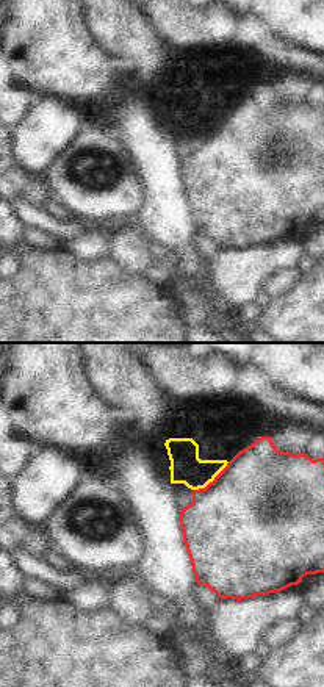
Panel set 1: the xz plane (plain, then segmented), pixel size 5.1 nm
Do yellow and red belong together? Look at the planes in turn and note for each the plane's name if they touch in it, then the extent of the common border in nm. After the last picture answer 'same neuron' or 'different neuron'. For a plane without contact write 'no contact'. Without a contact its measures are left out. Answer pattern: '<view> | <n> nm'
xz | 240 nm

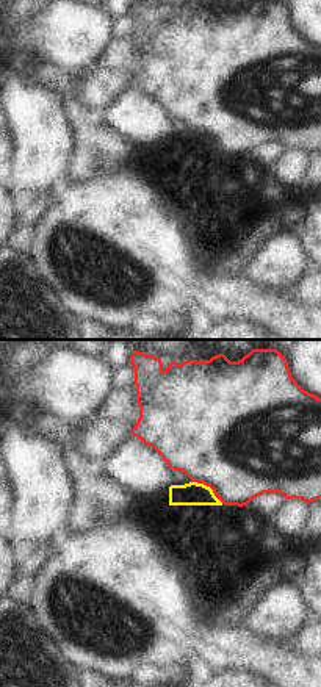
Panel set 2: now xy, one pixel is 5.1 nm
xy | 200 nm

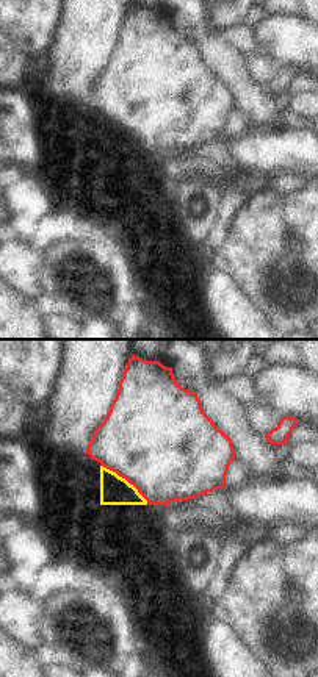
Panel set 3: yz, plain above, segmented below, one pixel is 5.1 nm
yz | 320 nm

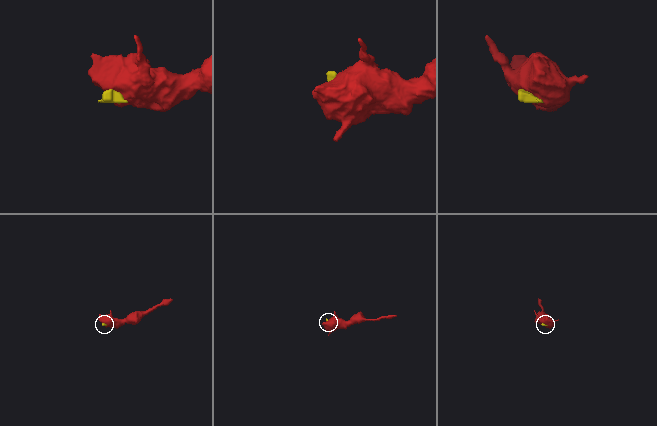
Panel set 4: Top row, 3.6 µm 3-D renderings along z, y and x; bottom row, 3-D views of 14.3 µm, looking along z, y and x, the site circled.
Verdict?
same neuron

